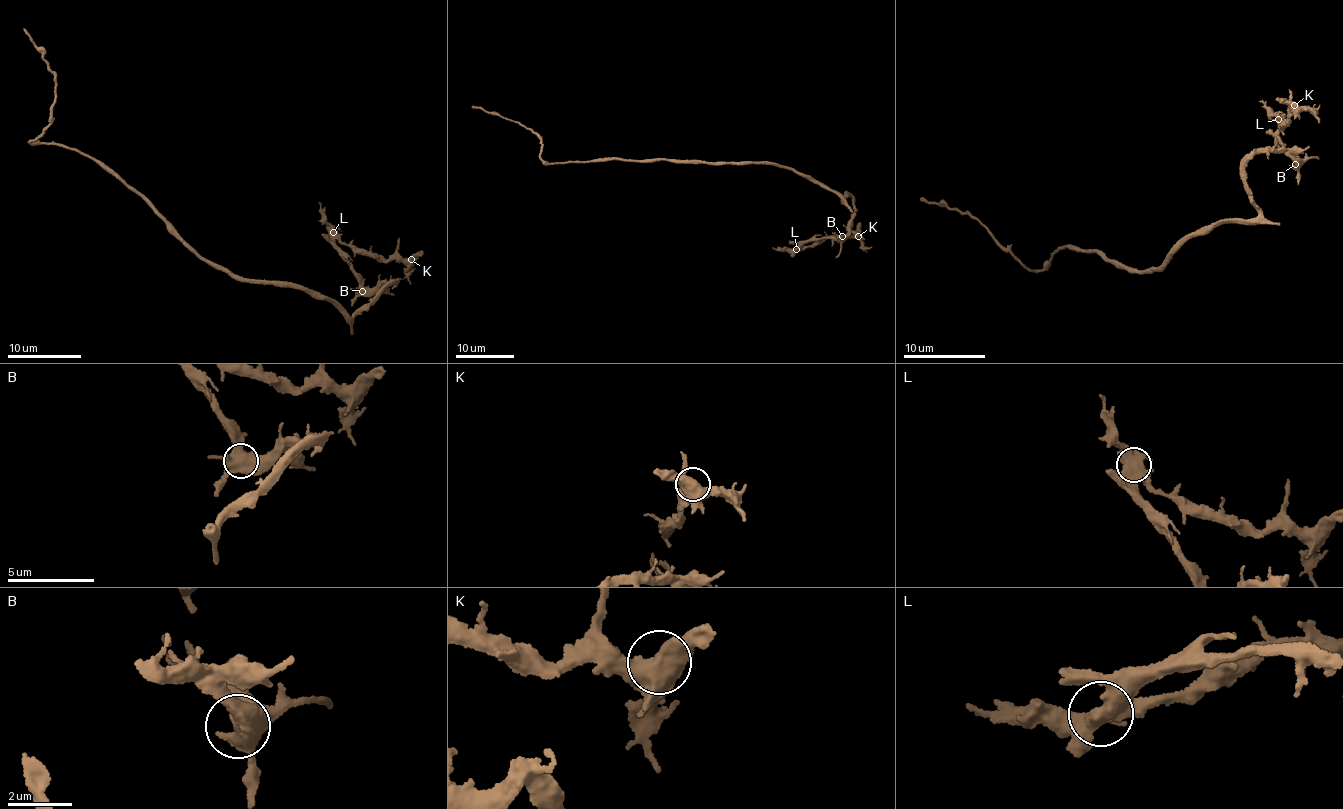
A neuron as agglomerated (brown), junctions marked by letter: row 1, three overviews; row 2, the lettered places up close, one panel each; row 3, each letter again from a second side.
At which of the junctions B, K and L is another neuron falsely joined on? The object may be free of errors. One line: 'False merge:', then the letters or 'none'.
False merge: L

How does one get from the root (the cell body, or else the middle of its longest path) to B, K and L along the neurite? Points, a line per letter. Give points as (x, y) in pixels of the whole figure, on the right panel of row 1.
B: (1162, 264), (1212, 225), (1257, 215), (1244, 170), (1258, 152), (1291, 154), (1295, 164)
K: (1162, 264), (1212, 225), (1257, 215), (1244, 170), (1258, 152), (1282, 152), (1295, 158), (1278, 136), (1294, 105)
L: (1162, 264), (1212, 225), (1257, 215), (1246, 182), (1249, 159), (1264, 151), (1295, 158), (1278, 136), (1278, 119)

